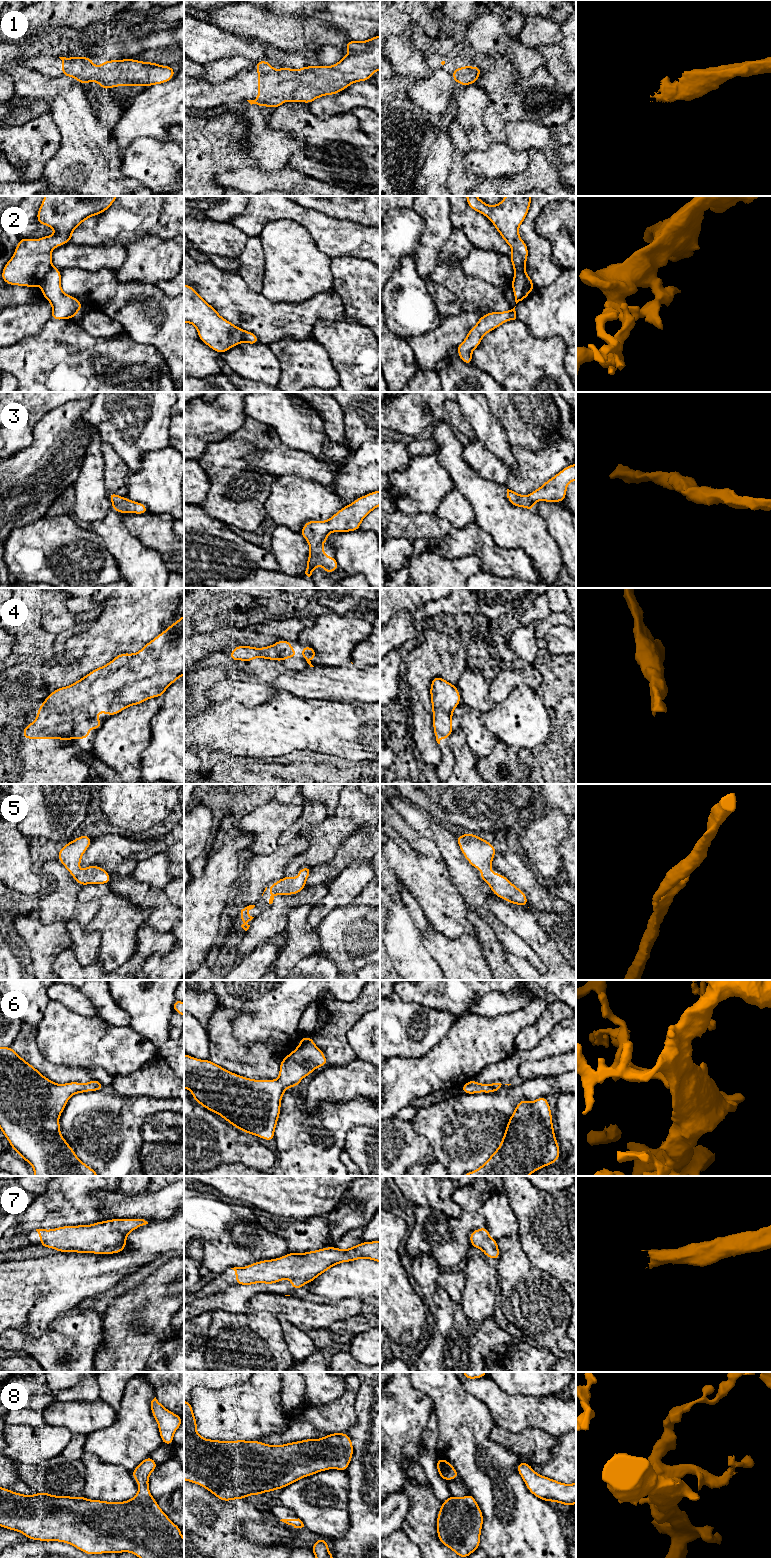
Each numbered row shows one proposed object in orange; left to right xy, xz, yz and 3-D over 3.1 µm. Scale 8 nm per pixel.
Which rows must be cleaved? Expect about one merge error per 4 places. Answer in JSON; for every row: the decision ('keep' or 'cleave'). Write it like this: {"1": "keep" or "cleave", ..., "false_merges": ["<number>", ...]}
{"1": "keep", "2": "cleave", "3": "keep", "4": "keep", "5": "keep", "6": "keep", "7": "keep", "8": "keep", "false_merges": ["2"]}

